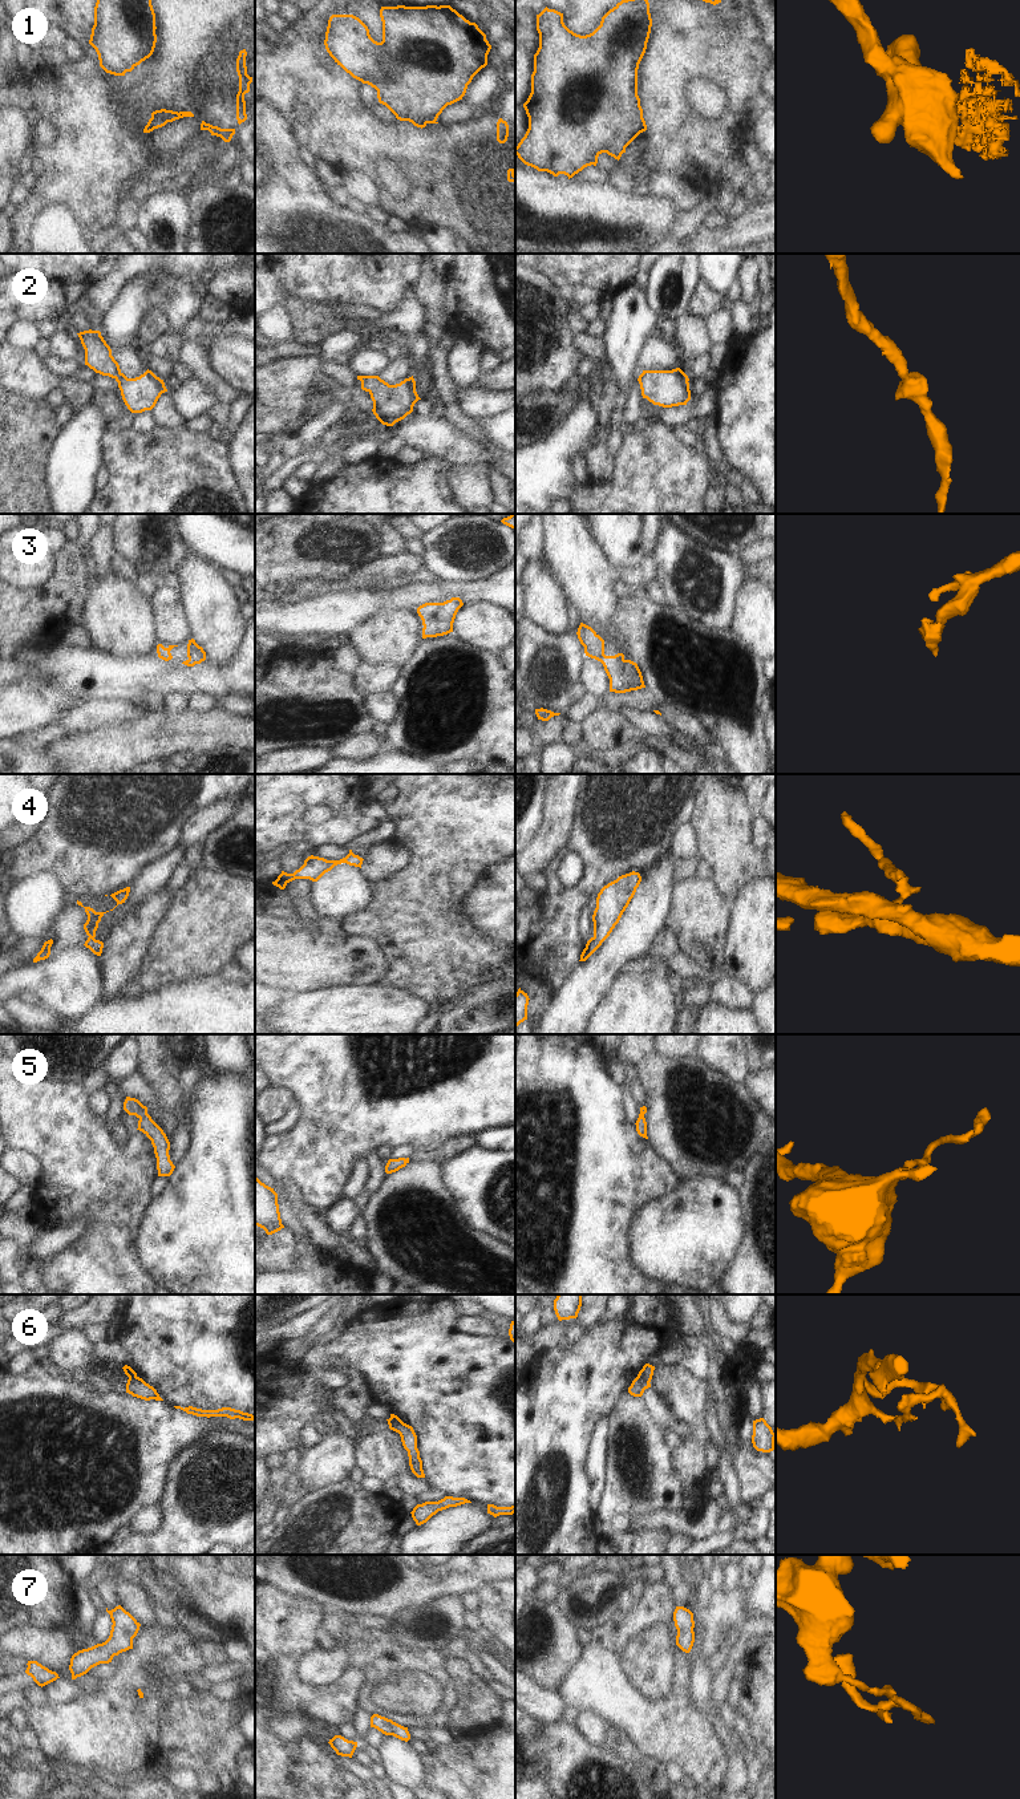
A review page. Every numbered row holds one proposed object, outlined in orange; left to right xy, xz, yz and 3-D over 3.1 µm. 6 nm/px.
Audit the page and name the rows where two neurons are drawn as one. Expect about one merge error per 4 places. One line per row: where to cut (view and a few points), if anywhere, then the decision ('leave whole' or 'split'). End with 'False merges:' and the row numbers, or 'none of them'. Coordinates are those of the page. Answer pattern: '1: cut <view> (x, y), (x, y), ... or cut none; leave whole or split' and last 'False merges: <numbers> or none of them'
1: cut xy (165, 109), (161, 121), (154, 128); split
2: cut none; leave whole
3: cut none; leave whole
4: cut none; leave whole
5: cut none; leave whole
6: cut yz (638, 1376), (648, 1382); split
7: cut none; leave whole
False merges: 1, 6

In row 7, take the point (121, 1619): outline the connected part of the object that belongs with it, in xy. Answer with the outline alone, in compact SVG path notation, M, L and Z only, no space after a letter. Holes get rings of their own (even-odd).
M121 1605L112 1610L106 1608L106 1612L113 1622L109 1638L72 1656L69 1665L72 1680L86 1674L100 1664L109 1664L114 1656L133 1649L133 1638L137 1636L141 1624Z

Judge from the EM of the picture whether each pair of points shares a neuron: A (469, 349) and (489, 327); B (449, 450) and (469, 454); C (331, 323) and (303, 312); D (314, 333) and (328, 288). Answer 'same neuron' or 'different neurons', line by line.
A: different neurons
B: same neuron
C: same neuron
D: different neurons

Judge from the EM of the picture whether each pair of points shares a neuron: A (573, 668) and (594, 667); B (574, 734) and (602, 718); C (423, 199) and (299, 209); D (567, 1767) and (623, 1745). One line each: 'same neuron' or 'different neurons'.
A: different neurons
B: different neurons
C: different neurons
D: different neurons

